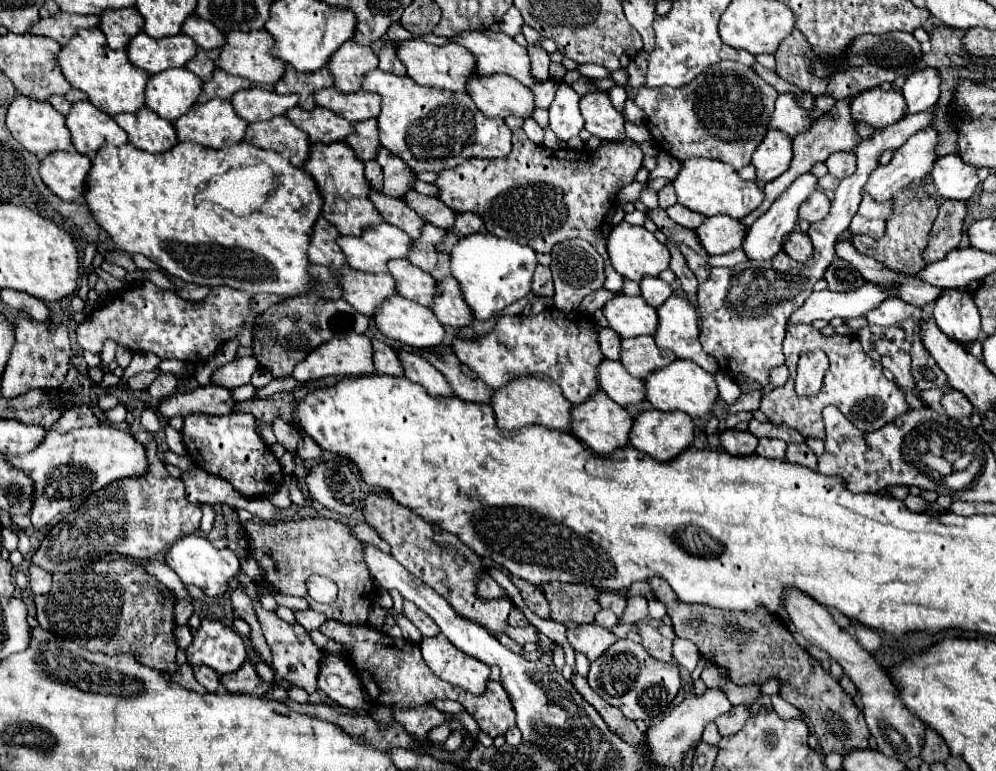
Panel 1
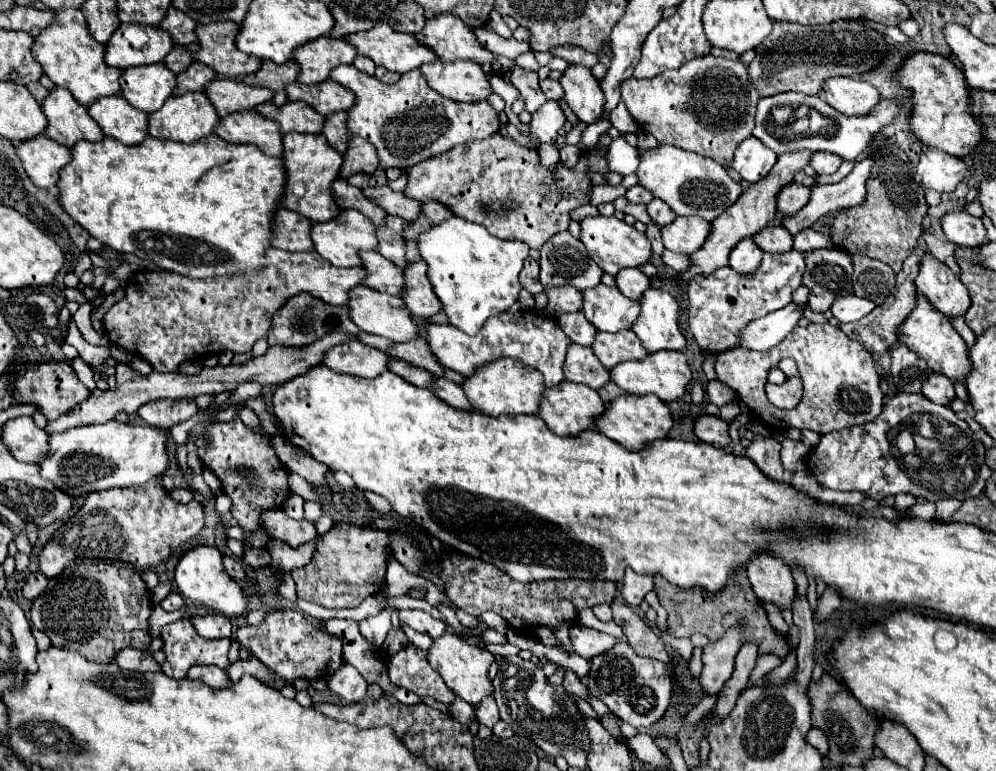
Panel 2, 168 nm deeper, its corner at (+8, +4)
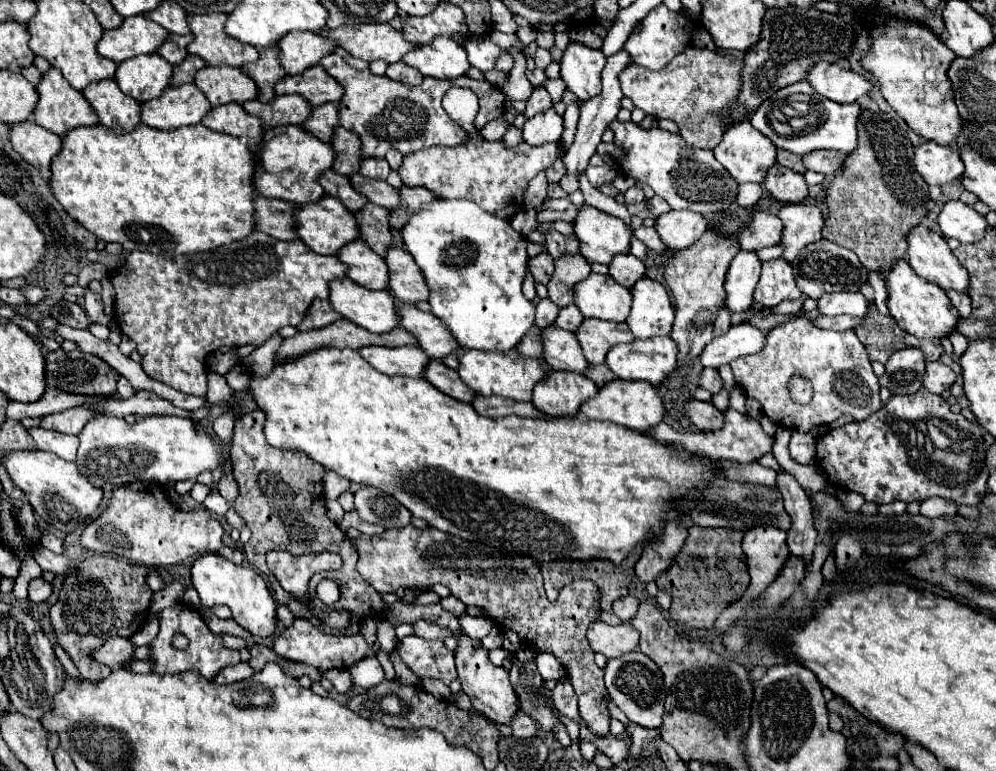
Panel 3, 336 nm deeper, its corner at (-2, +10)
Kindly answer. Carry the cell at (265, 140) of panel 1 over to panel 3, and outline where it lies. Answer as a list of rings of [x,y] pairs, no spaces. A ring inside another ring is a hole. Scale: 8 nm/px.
[[[227,103],[227,105],[213,107],[205,115],[203,125],[209,129],[227,133],[227,135],[243,137],[253,149],[257,149],[263,141],[261,119],[257,119],[255,115],[249,115],[239,103]]]

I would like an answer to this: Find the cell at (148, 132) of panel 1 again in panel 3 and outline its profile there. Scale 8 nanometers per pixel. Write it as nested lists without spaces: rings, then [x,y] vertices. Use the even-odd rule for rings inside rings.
[[[101,81],[83,91],[85,99],[97,111],[101,125],[131,131],[141,123],[141,103],[125,95],[115,81]]]

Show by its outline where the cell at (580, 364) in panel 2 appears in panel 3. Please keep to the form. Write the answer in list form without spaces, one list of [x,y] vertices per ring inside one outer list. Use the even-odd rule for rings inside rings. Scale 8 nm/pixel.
[[[559,327],[543,329],[545,341],[545,363],[557,371],[573,371],[585,375],[589,371],[589,361],[583,355],[583,349],[575,333],[563,331]]]

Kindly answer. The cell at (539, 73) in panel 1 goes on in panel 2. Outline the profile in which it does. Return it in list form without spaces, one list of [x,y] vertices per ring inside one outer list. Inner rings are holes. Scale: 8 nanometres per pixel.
[[[517,67],[511,73],[509,81],[519,89],[519,93],[521,93],[523,101],[525,101],[525,109],[529,113],[533,113],[535,109],[539,109],[545,103],[545,95],[543,95],[543,91],[539,87],[539,77],[537,77],[535,71],[525,71],[525,69]]]

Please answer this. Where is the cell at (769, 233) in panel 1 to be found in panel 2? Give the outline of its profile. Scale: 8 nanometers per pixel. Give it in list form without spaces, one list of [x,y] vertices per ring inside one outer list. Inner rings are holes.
[[[743,239],[741,243],[737,243],[737,247],[731,251],[729,255],[729,265],[731,269],[735,269],[739,275],[749,275],[753,273],[759,263],[761,263],[763,251],[751,241],[751,239]]]

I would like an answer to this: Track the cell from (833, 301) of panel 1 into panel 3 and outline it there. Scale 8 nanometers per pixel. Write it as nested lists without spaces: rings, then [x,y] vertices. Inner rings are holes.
[[[743,321],[729,329],[729,333],[715,337],[709,345],[705,345],[701,353],[701,363],[705,367],[721,367],[737,357],[759,353],[767,343],[769,331],[761,331],[757,325]]]

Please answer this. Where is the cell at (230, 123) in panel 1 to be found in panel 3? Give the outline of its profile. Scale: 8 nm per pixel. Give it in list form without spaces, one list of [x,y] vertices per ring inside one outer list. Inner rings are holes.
[[[189,83],[167,89],[161,97],[141,105],[141,121],[153,129],[177,129],[197,125],[209,113],[211,105],[203,91]]]

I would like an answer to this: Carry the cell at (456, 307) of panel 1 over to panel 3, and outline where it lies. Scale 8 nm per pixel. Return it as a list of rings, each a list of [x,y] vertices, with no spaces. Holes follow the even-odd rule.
[[[391,247],[385,257],[389,269],[391,269],[391,291],[401,303],[419,303],[427,301],[431,291],[425,281],[425,275],[421,273],[415,259],[405,249]]]

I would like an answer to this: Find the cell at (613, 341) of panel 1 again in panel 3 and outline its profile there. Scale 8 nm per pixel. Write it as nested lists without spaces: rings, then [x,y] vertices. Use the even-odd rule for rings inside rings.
[[[569,305],[569,307],[565,307],[565,309],[559,311],[559,315],[557,315],[557,327],[575,333],[583,325],[583,319],[585,317],[579,311],[579,307],[577,305]]]

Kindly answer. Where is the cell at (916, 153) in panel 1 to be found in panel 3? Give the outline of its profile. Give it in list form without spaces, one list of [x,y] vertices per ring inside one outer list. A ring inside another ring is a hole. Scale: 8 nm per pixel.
[[[799,203],[799,205],[785,205],[779,211],[779,219],[783,221],[783,239],[781,245],[785,247],[783,257],[787,261],[793,261],[797,253],[821,239],[823,229],[823,209],[817,203]]]

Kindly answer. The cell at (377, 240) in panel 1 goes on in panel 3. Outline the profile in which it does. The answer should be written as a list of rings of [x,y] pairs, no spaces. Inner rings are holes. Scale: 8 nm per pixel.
[[[325,195],[321,201],[317,201],[313,205],[299,207],[299,211],[295,213],[295,221],[297,221],[299,239],[305,241],[305,245],[309,245],[313,251],[317,251],[321,255],[339,255],[339,251],[349,241],[357,241],[361,237],[361,229],[355,219],[355,213],[351,213],[339,197]]]

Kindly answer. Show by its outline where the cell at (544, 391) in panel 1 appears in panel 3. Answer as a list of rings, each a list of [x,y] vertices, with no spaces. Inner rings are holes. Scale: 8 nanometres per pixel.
[[[463,351],[459,355],[459,377],[461,381],[473,389],[475,393],[481,393],[485,397],[491,395],[501,395],[509,397],[513,401],[531,401],[533,387],[545,377],[547,369],[541,361],[529,359],[529,357],[519,357],[513,353],[485,353],[485,351]]]

